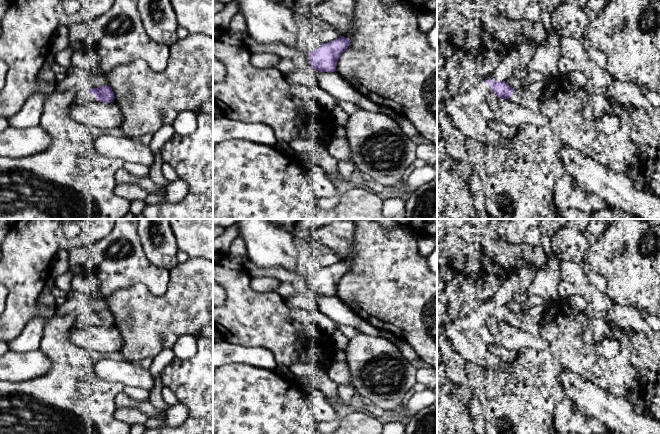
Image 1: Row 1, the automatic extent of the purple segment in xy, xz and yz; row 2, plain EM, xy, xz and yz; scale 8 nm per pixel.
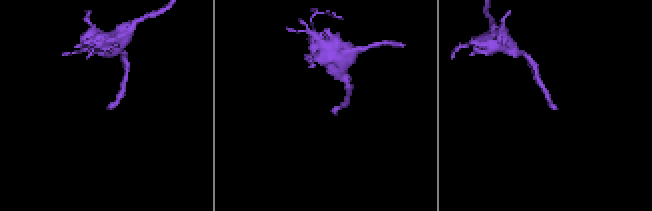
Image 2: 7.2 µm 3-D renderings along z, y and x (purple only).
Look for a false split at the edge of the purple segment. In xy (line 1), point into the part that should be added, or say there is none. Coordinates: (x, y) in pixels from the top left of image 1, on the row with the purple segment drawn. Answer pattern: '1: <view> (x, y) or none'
1: xy (83, 97)

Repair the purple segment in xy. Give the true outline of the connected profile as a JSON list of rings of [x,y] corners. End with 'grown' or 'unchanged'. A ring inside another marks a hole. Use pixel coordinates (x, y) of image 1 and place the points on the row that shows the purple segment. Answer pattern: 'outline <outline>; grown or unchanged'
outline [[[106,85],[89,90],[80,90],[74,97],[72,104],[85,105],[96,102],[110,103],[114,102],[114,99],[115,96],[112,88]]]; grown

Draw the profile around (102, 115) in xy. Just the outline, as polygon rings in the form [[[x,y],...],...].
[[[96,102],[85,105],[71,104],[69,115],[75,121],[92,128],[120,128],[123,122],[123,115],[115,102]]]

